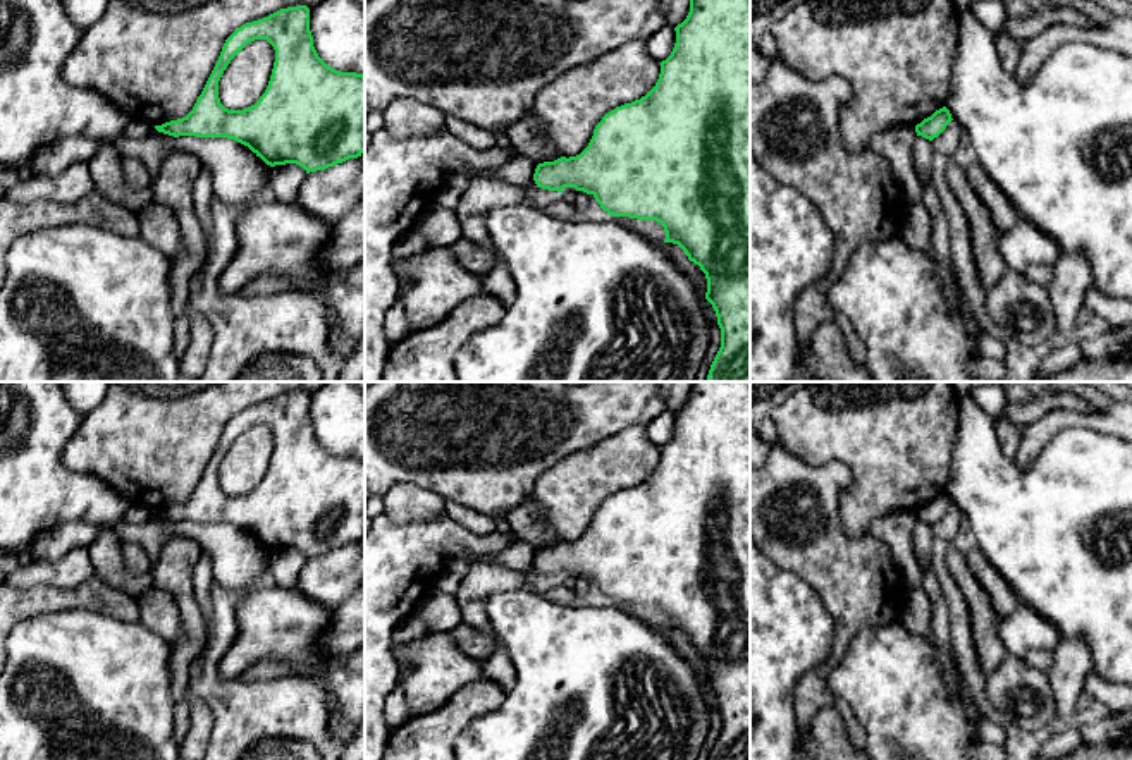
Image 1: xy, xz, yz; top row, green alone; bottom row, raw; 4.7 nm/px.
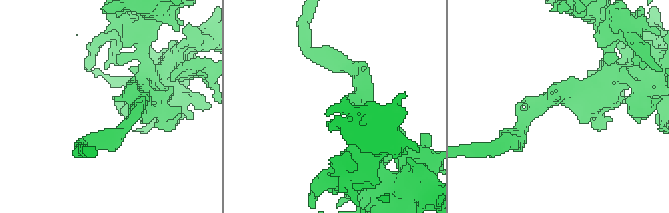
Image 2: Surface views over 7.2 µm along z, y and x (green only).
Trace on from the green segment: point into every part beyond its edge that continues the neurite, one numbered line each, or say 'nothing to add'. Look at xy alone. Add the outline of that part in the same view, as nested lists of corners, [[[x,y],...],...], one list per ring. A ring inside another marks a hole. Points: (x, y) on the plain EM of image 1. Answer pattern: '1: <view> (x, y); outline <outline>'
nothing to add

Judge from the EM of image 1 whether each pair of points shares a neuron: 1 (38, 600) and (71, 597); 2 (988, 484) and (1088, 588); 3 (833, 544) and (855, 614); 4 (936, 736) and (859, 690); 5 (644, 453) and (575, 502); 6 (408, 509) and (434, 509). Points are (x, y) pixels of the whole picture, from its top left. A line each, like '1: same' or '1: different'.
1: same
2: same
3: same
4: same
5: same
6: same

